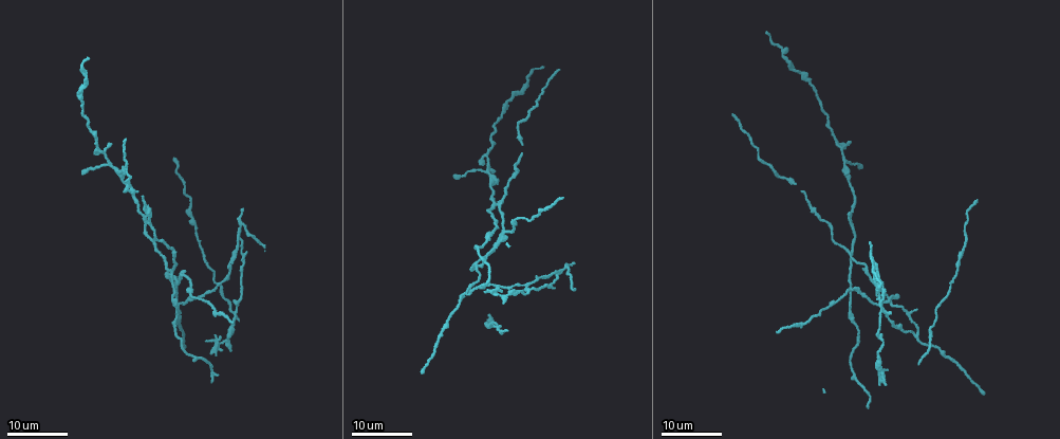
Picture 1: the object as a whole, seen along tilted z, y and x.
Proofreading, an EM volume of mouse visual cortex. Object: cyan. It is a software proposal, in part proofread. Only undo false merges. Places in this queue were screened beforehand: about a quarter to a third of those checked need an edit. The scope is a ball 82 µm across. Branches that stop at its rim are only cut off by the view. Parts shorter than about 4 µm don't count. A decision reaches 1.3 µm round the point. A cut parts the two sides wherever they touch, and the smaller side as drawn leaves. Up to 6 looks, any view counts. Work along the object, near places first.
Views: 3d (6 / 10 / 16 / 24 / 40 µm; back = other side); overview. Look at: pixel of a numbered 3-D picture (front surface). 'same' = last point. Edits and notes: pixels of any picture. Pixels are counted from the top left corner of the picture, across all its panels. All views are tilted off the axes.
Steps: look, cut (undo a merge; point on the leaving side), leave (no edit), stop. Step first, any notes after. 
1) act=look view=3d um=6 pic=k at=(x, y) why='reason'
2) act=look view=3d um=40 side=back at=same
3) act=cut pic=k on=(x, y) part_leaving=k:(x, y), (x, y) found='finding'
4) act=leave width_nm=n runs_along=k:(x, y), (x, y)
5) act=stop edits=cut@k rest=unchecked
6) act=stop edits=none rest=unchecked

act=look view=3d um=24 pic=1 at=(501, 211)

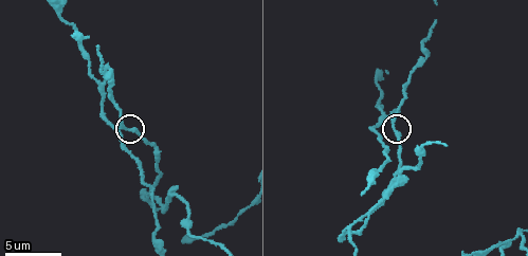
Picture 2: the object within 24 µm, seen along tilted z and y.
act=look view=3d um=6 pic=2 at=(394, 128) why='zoom in'

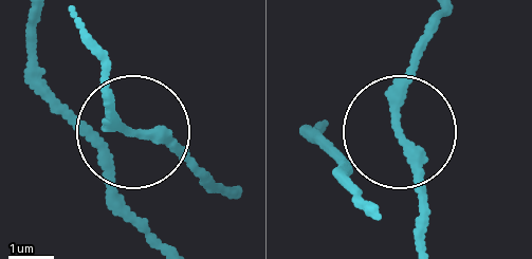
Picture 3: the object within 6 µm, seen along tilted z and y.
act=look view=3d um=6 side=back pic=3 at=(135, 134)

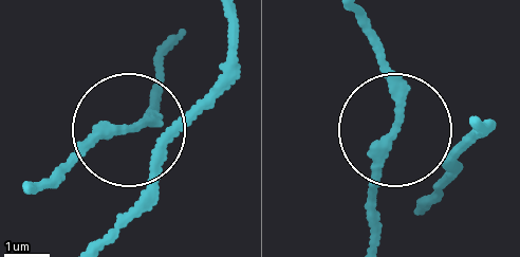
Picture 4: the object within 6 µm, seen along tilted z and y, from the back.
act=leave arms=3 runs_along=4:(28, 190), (151, 125), (164, 80) found='continuous, no second cell'

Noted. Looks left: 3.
act=look view=3d um=6 pic=2 at=(148, 204) why='looks like a crossing'

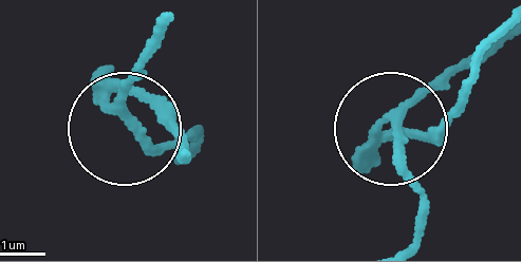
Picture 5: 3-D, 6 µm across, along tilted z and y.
act=look view=3d um=6 side=back pic=5 at=(136, 120)

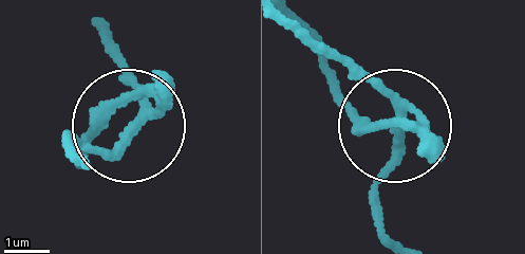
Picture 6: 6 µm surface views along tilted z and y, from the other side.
act=cut pic=6 on=(102, 113) width_nm=240 found='two cells meet here'

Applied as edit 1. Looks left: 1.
act=stop edits=cut@6 rest=unchecked

